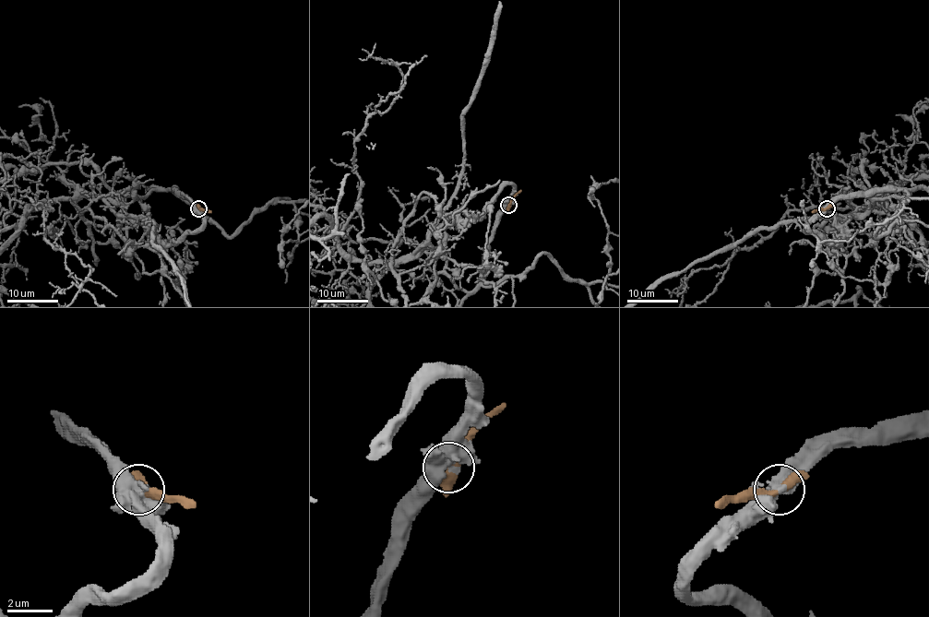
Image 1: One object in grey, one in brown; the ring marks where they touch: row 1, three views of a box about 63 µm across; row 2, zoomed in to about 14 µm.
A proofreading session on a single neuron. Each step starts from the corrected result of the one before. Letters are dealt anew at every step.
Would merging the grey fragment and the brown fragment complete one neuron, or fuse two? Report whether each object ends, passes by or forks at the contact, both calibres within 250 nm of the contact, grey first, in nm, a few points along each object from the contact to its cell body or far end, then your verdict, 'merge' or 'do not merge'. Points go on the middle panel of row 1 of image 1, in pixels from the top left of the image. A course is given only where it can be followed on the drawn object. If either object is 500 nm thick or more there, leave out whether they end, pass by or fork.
500/360 nm | grey via (508, 205), (507, 183), (478, 215), (437, 224), (463, 163), (463, 110), (494, 17) | brown via (508, 205), (521, 190) | do not merge

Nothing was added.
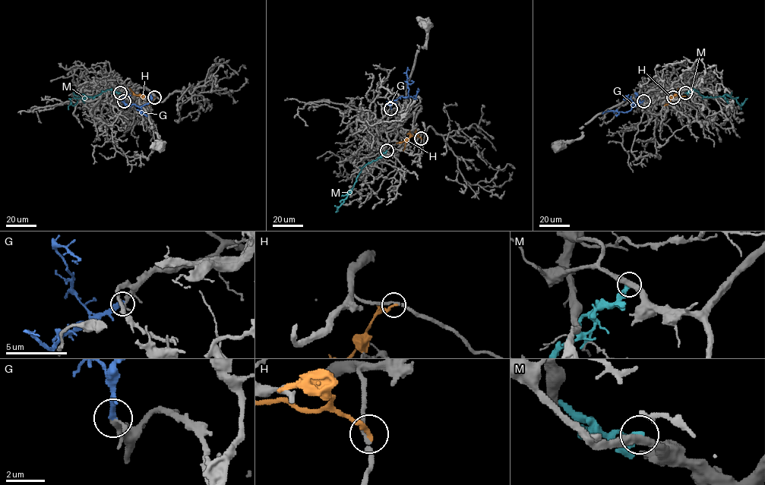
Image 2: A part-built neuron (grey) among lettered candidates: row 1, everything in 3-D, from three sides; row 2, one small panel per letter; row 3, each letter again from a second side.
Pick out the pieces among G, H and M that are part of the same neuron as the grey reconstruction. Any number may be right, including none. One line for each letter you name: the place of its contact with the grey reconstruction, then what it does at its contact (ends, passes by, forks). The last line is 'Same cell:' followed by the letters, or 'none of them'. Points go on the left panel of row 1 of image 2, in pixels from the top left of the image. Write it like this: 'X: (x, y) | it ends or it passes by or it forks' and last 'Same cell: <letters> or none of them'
G: (124, 101) | it ends
Same cell: G

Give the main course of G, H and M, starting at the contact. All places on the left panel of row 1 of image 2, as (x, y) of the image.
G: (124, 101), (128, 106), (134, 104), (140, 107), (140, 114)
H: (154, 97), (135, 95), (129, 88)
M: (119, 92), (107, 89), (94, 97), (83, 95), (74, 105), (69, 98)

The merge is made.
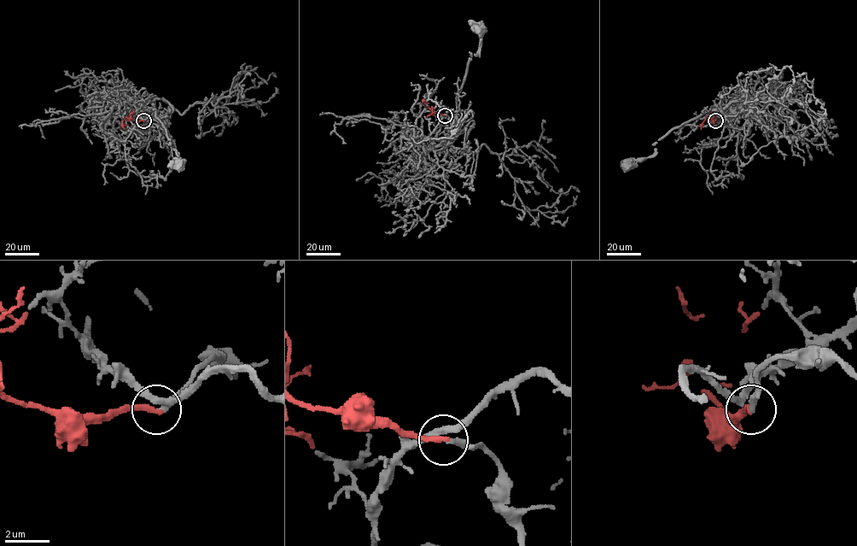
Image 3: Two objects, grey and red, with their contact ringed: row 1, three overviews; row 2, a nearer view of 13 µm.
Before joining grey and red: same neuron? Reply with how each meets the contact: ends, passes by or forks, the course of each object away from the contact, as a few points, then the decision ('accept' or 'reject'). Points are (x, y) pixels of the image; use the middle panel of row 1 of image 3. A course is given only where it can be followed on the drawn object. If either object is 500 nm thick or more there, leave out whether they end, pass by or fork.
grey passes by; red ends; course grey (445, 114), (431, 148), (444, 139), (453, 123), (467, 65), (480, 45), (479, 26); course red (445, 114), (434, 113), (422, 103), (425, 101); accept

